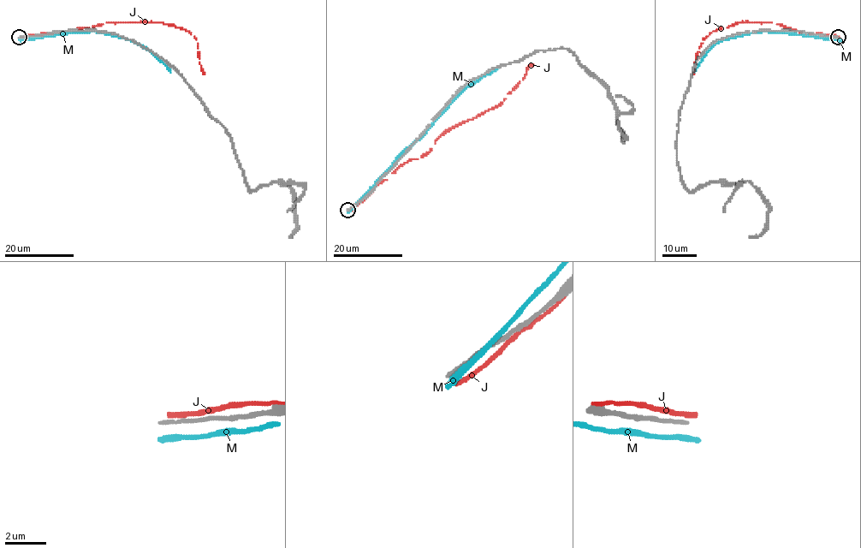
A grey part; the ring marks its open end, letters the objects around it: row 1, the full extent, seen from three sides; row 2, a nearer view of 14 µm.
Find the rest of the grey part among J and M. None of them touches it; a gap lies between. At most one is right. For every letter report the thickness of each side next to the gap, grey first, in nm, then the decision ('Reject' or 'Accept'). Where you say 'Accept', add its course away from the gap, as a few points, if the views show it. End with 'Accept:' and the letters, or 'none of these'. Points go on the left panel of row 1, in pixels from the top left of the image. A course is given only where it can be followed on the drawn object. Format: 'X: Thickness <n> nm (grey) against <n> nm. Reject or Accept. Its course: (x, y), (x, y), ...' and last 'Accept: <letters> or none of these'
J: Thickness 170 nm (grey) against 200 nm. Reject
M: Thickness 170 nm (grey) against 280 nm. Reject
Accept: none of these

